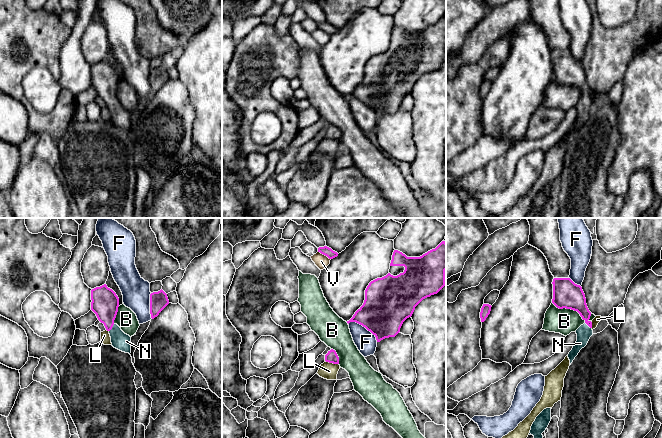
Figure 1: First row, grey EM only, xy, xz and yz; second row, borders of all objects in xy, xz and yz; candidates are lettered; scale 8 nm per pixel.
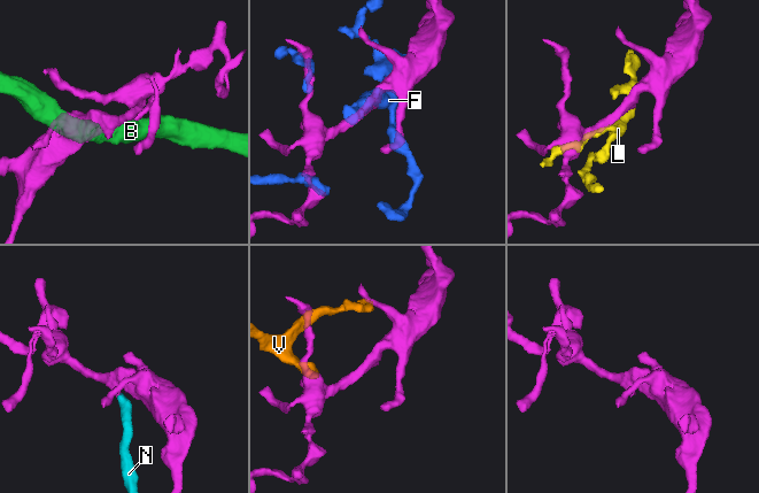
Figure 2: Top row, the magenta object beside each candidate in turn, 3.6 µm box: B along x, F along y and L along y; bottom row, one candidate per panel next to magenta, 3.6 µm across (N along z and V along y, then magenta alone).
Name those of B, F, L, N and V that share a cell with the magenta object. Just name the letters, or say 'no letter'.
N

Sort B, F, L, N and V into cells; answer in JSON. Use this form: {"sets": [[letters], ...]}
{"sets": [["B"], ["F"], ["L"], ["N"], ["V"]]}

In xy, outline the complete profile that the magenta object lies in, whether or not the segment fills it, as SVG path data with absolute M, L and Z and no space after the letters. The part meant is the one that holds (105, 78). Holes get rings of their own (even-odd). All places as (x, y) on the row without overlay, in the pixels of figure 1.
M104 60L91 66L91 76L91 86L109 108L112 122L130 130L131 113L114 99L119 83L119 74L116 69Z

